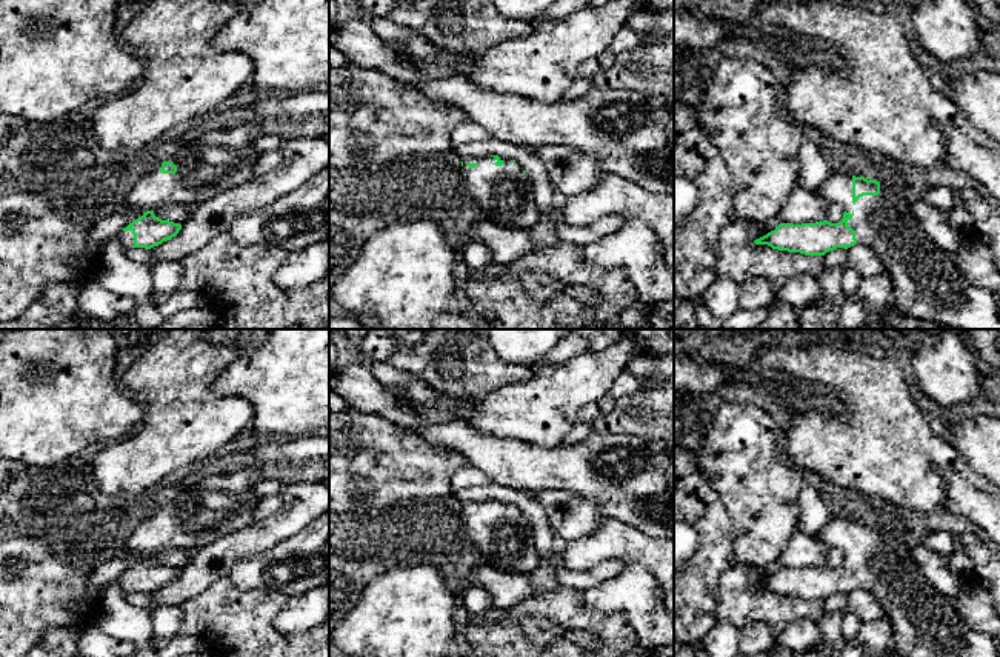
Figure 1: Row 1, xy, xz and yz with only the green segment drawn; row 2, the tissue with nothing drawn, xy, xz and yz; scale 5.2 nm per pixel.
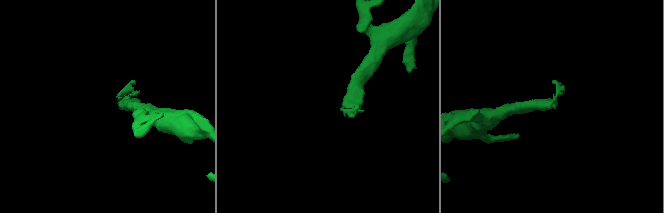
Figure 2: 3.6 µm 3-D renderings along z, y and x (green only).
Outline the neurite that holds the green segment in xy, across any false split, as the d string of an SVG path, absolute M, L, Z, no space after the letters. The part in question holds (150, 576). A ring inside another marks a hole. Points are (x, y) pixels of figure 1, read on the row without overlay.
M235 469L174 492L123 546L143 557L118 579L125 592L151 594L178 579L182 569L155 562L157 552L174 548L195 551L243 529L254 517L260 480L254 469Z

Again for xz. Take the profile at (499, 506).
M498 500L468 502L460 519L486 565L509 574L531 574L538 554L531 526L512 505Z

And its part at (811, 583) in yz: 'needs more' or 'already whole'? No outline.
needs more

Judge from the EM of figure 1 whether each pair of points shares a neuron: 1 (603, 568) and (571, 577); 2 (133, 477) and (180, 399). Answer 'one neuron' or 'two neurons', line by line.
1: one neuron
2: one neuron

